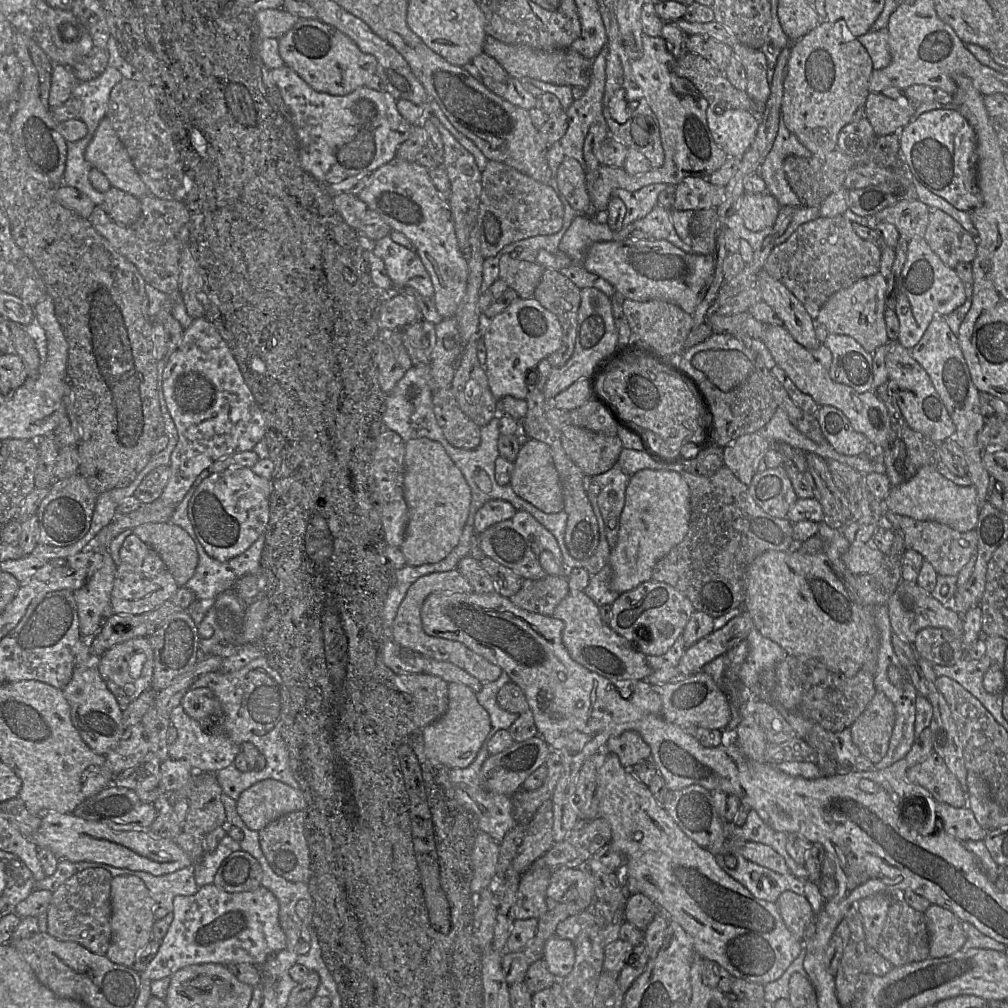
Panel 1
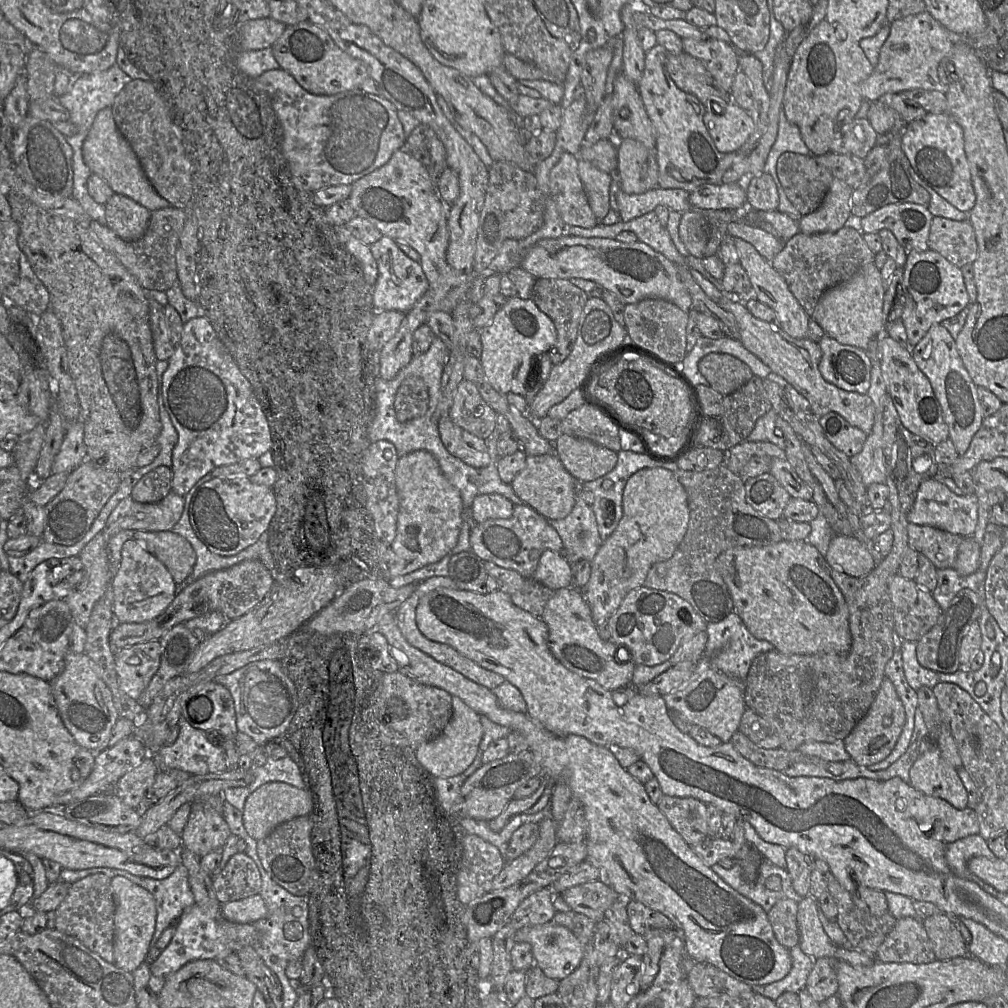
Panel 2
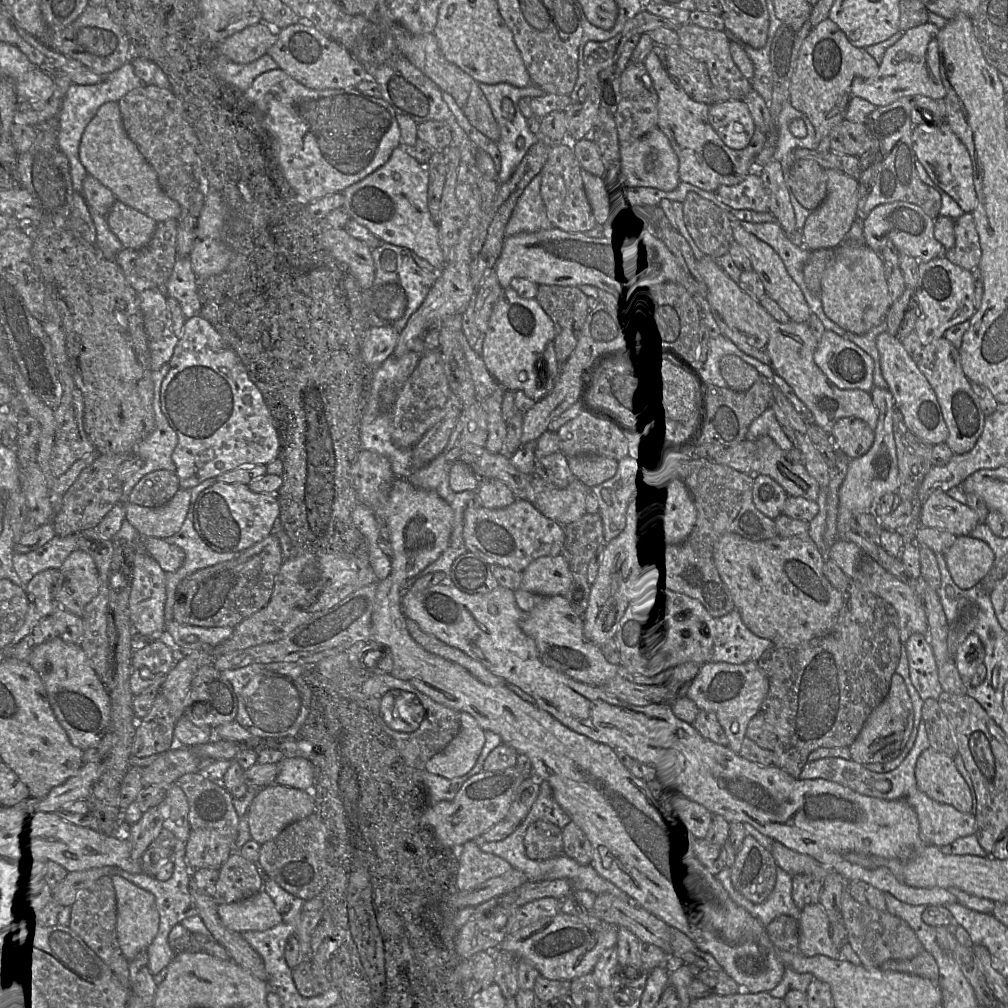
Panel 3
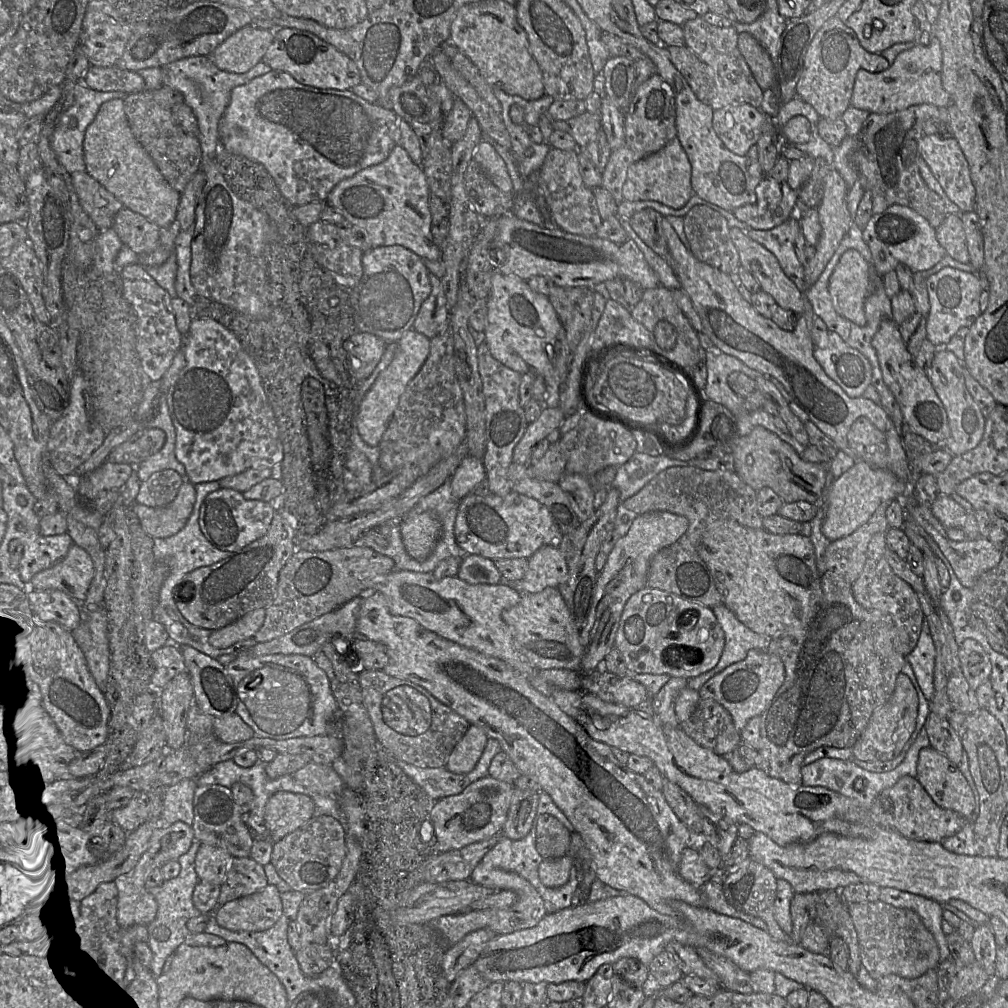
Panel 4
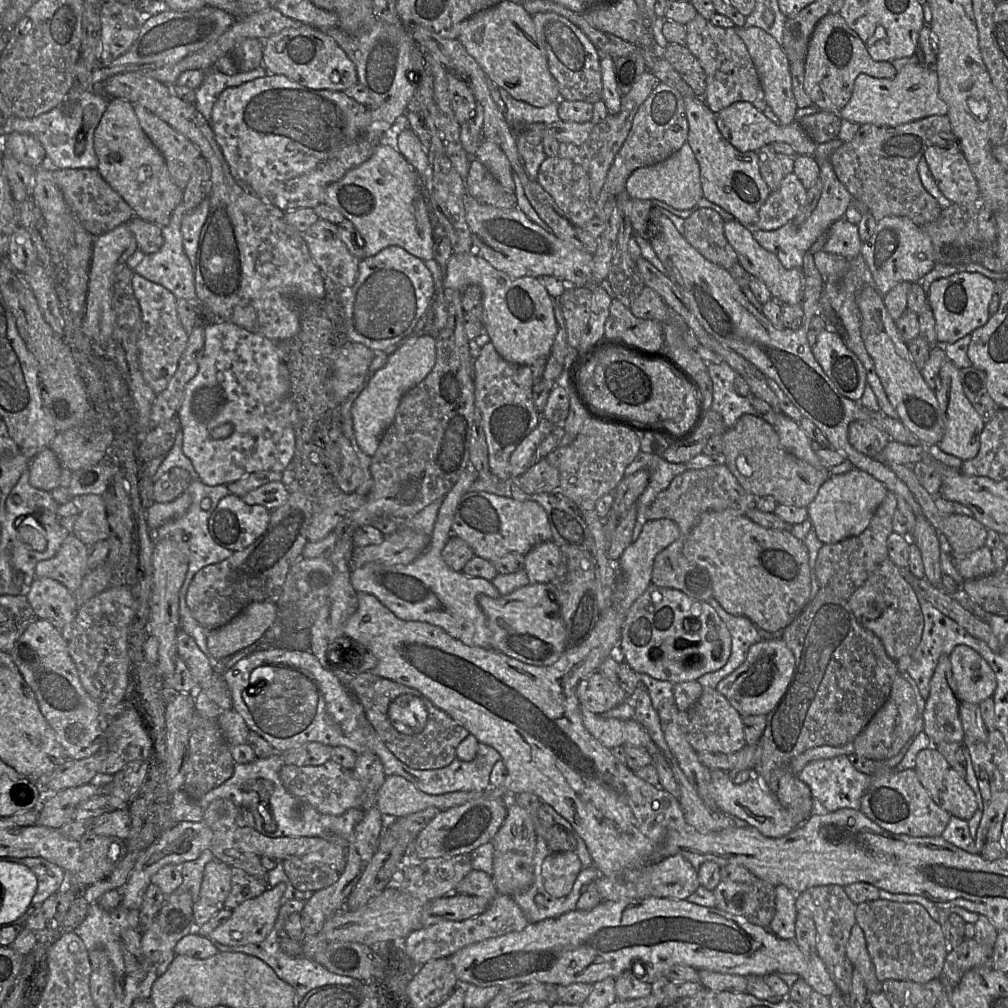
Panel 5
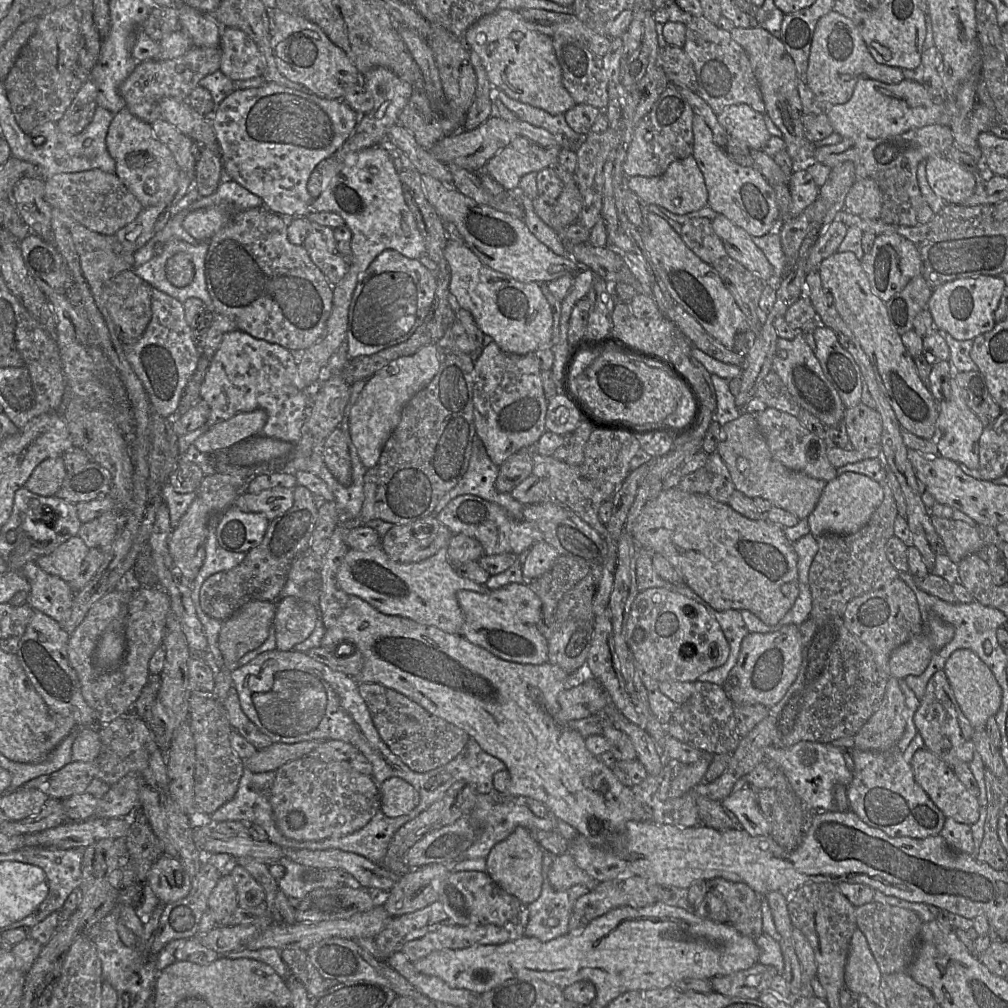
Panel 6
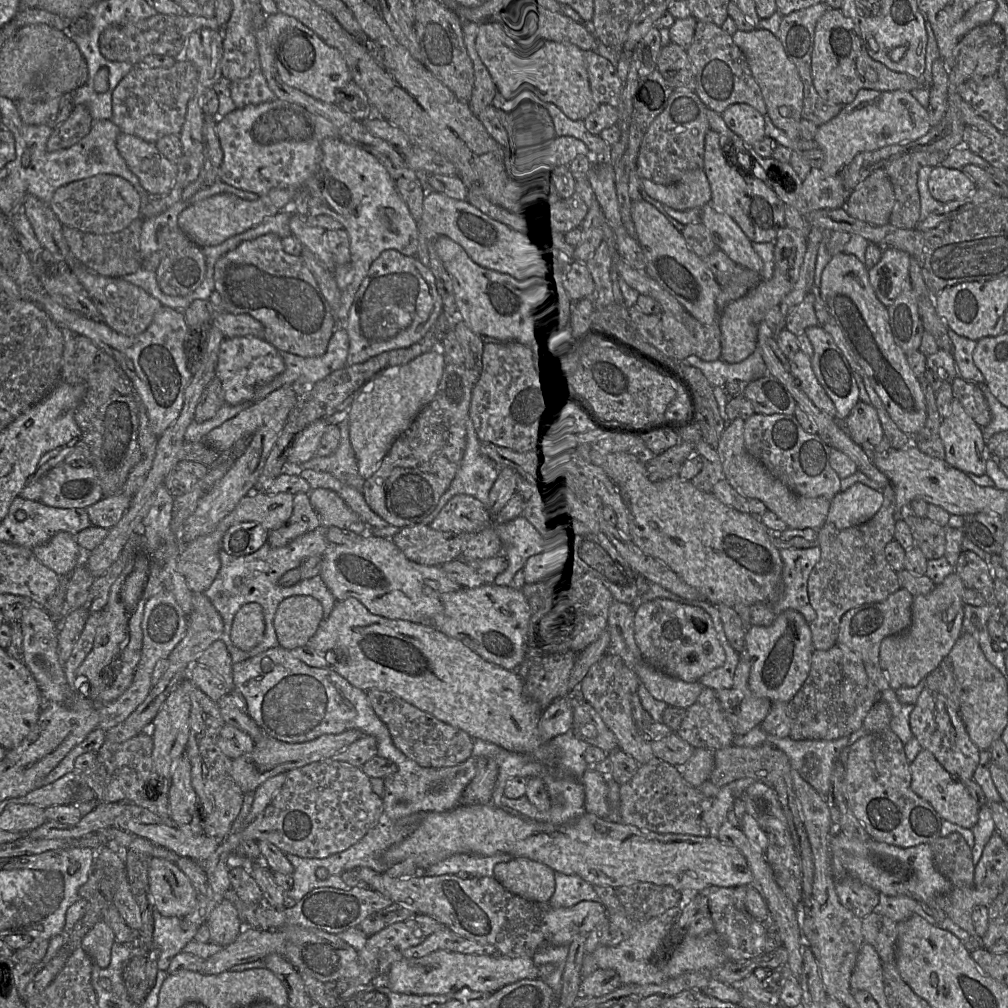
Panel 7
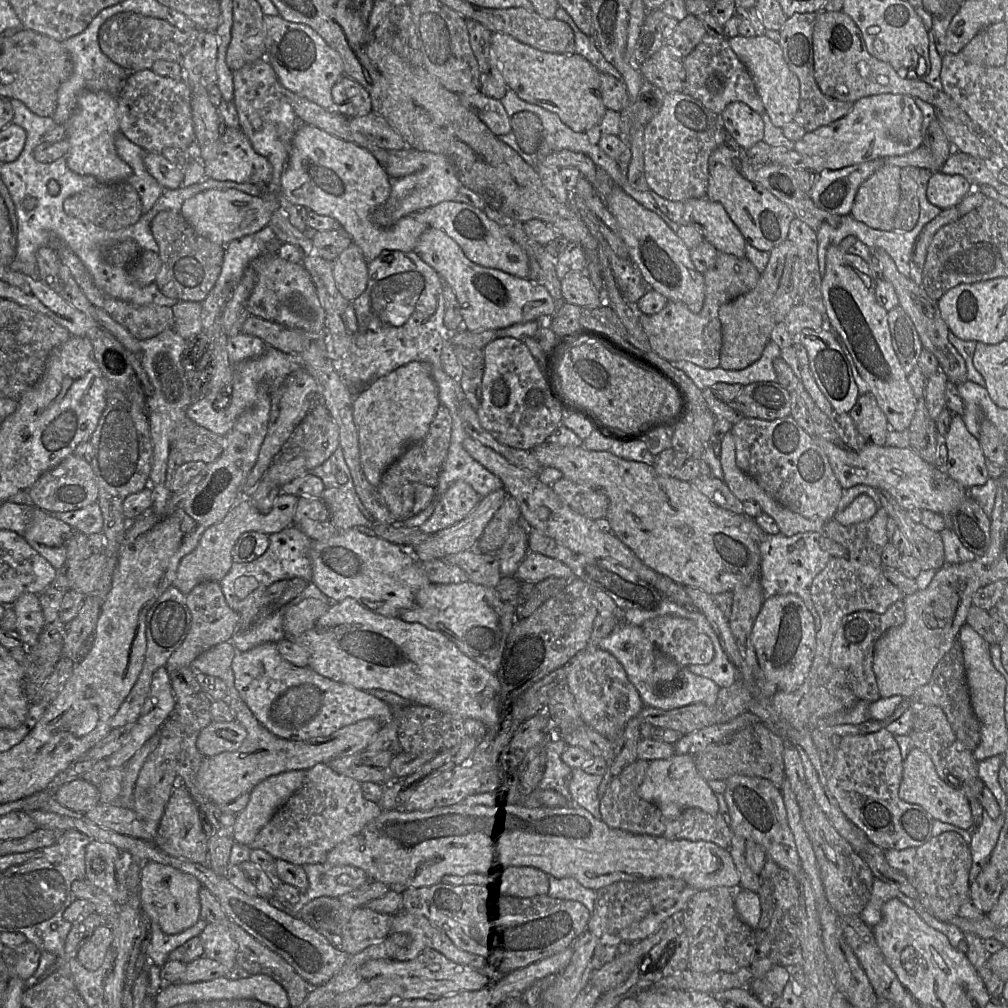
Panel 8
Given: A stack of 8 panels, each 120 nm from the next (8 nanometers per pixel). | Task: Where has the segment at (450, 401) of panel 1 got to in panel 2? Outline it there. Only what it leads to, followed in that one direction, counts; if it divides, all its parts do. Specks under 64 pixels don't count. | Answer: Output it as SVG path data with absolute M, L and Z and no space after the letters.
M448 415L442 416L437 426L444 447L454 457L474 468L490 464L491 457L485 440L457 426Z

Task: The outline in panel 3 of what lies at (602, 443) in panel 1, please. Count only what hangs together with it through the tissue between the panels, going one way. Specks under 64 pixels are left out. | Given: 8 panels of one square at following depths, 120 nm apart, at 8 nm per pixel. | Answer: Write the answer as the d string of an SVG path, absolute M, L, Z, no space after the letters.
M579 455L568 457L568 465L577 479L592 488L616 474L618 461L604 456Z

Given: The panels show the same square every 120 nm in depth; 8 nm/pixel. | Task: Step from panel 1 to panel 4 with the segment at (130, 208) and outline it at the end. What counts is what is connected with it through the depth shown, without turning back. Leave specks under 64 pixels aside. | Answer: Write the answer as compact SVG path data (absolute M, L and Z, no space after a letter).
M125 207L116 214L112 229L121 242L136 254L150 253L161 245L161 229L144 216Z

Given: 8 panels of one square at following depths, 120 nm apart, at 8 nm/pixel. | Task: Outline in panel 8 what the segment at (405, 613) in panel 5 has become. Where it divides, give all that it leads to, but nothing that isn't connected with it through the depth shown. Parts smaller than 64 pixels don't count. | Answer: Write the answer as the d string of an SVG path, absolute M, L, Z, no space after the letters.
M355 528L340 530L327 540L313 541L309 555L312 562L312 582L327 597L333 602L353 598L382 616L398 617L401 611L411 609L417 592L429 580L420 562L408 549L377 536L368 536Z

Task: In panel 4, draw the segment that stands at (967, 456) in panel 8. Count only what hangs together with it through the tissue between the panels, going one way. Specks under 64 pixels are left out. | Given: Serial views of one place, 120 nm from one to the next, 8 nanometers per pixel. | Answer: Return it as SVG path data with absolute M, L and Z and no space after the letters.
M937 348L927 377L941 400L948 418L950 435L943 444L943 449L958 456L974 449L982 440L986 417L968 391L964 378L964 364L946 348Z

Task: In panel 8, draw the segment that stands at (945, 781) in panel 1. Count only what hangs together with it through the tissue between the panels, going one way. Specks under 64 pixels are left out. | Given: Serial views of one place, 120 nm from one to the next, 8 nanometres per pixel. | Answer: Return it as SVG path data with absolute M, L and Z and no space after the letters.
M917 747L906 757L905 777L899 788L899 797L907 803L920 805L935 820L963 830L972 830L974 827L968 798L961 791L947 784L939 776L932 758Z

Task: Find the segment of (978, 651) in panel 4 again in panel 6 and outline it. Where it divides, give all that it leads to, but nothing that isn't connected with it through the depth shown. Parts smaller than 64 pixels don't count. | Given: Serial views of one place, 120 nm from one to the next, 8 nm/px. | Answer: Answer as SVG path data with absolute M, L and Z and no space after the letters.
M956 649L947 659L943 671L946 674L955 699L973 728L985 727L991 716L996 716L1002 704L1003 690L989 667L973 651Z

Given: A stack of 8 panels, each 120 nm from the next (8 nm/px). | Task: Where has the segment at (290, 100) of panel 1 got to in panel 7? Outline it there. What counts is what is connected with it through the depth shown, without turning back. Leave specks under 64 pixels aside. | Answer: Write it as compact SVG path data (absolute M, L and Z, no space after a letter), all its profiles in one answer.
M277 98L237 108L218 118L216 133L223 152L218 180L258 196L276 188L302 189L321 160L322 141L338 138L328 119Z

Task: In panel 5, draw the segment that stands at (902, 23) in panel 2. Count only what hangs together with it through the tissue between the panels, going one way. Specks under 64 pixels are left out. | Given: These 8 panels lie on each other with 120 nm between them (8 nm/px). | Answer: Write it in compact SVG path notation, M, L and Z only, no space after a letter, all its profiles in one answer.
M908 64L892 79L874 78L859 74L854 82L852 96L838 115L843 120L876 126L897 126L934 115L947 115L948 106L940 97L935 68Z

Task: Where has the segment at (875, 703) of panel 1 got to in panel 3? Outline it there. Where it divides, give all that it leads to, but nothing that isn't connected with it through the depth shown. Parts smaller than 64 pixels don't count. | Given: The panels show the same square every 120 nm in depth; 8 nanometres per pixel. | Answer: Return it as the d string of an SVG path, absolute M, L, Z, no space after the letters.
M895 673L886 698L871 712L859 735L849 746L851 759L862 765L892 761L905 748L913 729L913 722L914 710L907 686L904 679Z

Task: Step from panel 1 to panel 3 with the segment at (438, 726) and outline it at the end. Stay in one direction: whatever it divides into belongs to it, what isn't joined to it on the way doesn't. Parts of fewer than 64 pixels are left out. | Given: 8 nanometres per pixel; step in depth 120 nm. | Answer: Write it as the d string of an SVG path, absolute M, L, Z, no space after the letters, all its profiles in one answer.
M466 712L459 713L460 729L452 741L425 765L433 774L453 779L468 773L483 748L484 730Z

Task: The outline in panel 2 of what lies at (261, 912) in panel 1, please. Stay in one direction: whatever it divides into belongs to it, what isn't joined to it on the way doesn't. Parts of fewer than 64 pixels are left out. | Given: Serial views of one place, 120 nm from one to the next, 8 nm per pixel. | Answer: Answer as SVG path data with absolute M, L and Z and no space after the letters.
M194 905L186 909L179 918L179 924L169 945L159 957L150 963L151 975L167 977L194 960L218 960L244 946L254 947L258 940L258 932L253 924L239 924L223 919L214 919L201 907Z

